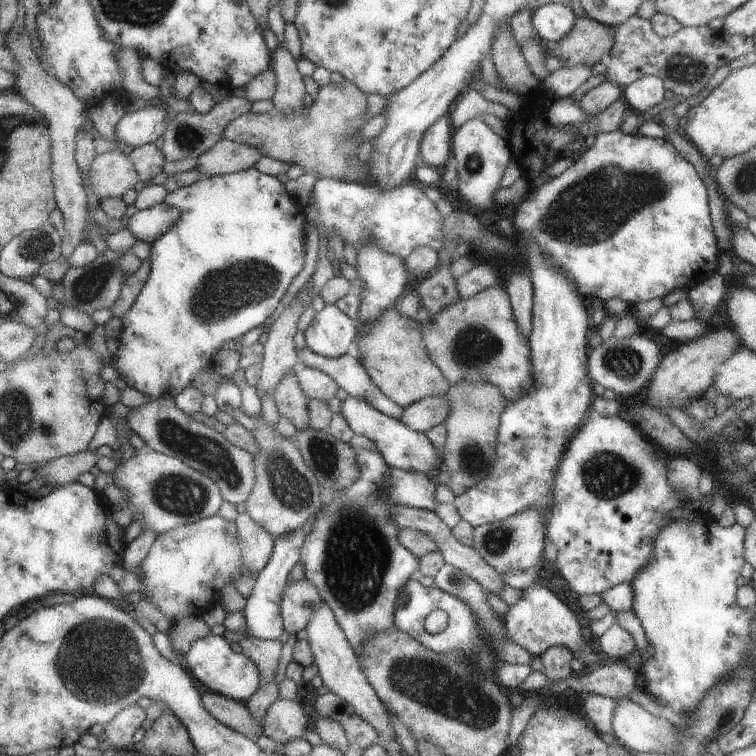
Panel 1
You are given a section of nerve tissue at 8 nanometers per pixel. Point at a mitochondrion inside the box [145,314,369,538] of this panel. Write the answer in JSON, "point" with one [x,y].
{"point":[205,451]}

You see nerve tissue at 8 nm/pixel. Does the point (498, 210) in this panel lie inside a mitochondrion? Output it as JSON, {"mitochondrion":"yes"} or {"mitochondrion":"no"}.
{"mitochondrion":"no"}

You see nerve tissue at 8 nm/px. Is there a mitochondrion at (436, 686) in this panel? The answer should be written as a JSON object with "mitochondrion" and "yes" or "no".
{"mitochondrion":"yes"}

